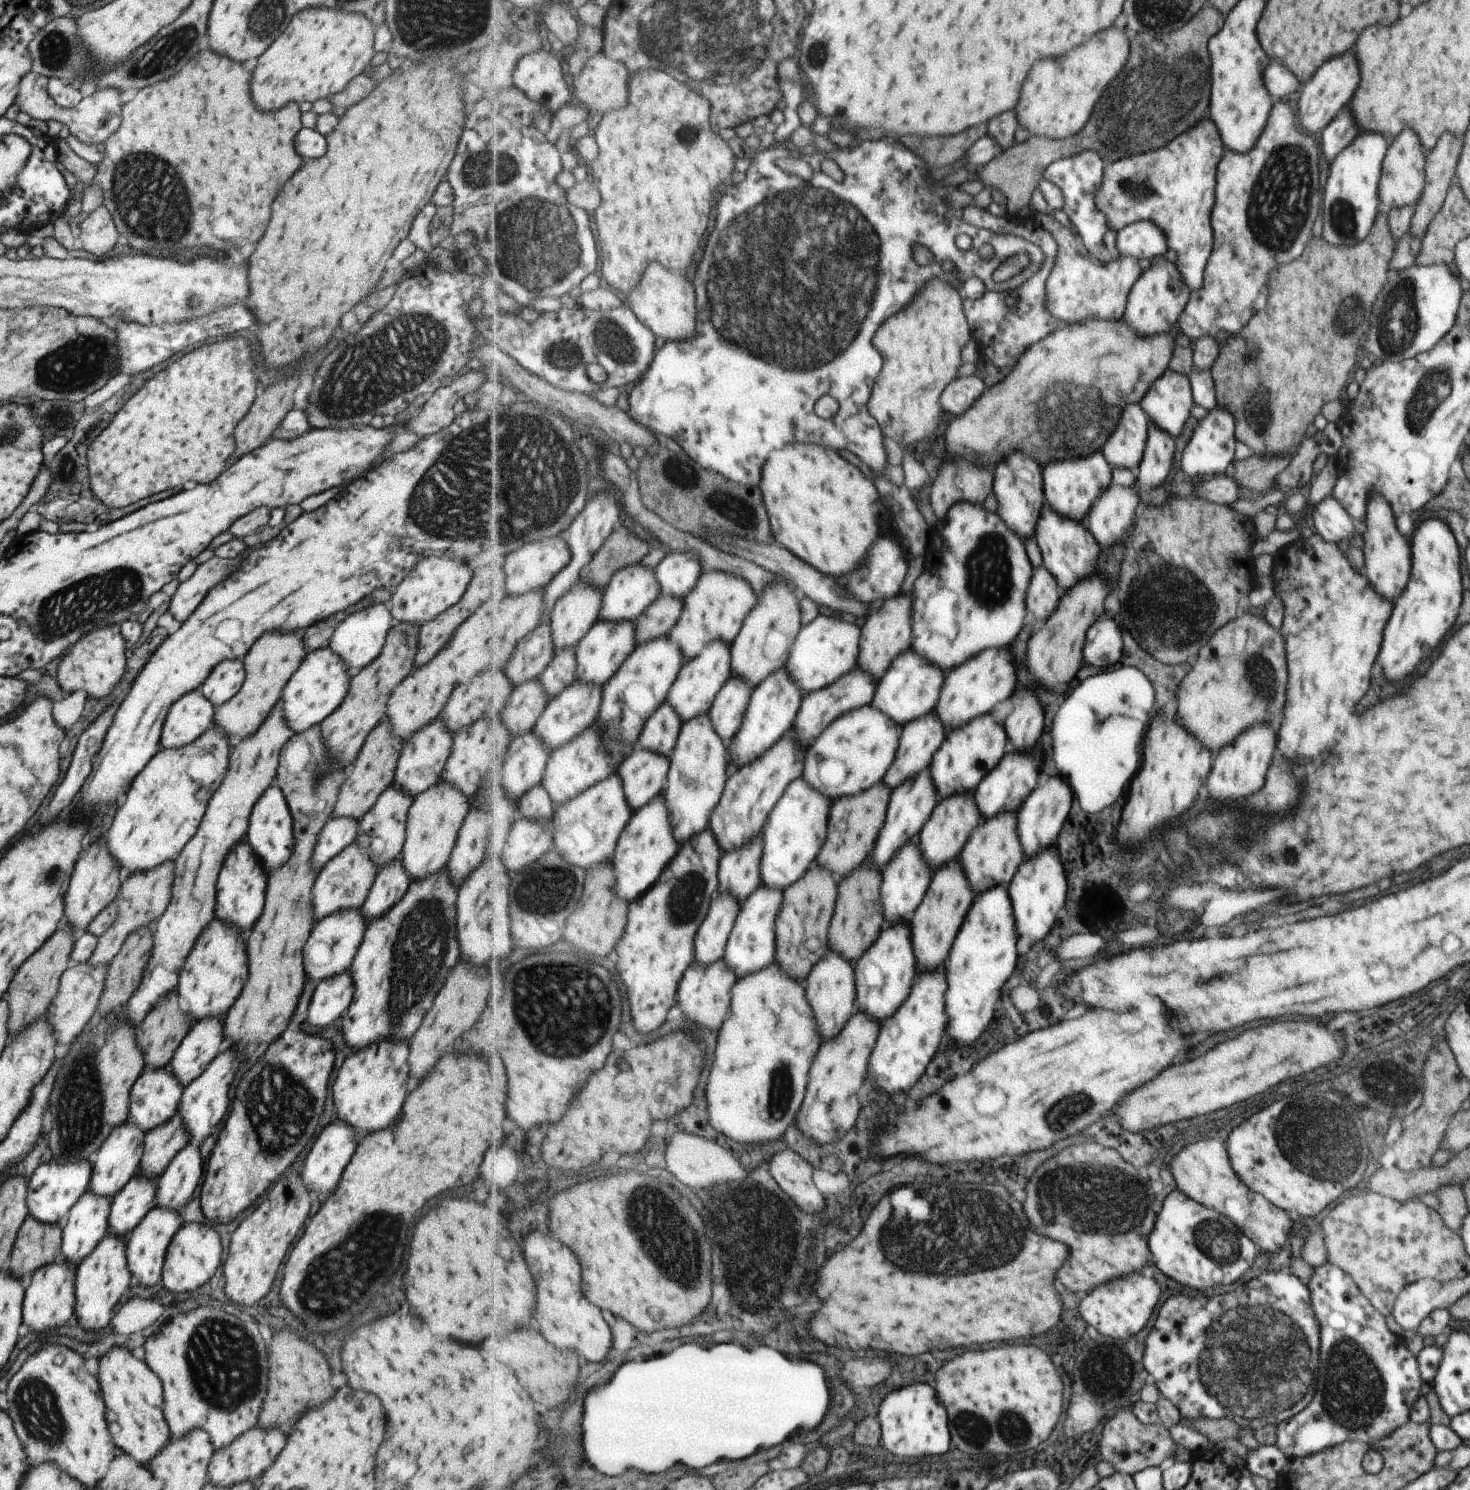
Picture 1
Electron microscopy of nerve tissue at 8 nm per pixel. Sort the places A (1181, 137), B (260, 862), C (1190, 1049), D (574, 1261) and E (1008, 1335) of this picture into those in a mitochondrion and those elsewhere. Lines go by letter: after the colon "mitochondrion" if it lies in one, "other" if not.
A: mitochondrion
B: other
C: other
D: other
E: other

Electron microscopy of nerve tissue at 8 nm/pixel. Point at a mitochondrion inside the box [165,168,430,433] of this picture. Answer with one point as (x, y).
(196, 302)

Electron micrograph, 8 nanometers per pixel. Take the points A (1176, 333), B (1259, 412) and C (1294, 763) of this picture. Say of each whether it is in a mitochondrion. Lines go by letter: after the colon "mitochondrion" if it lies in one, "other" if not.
A: other
B: mitochondrion
C: other

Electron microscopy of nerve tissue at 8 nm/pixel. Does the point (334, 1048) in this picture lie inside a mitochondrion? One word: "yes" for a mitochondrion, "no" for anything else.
no

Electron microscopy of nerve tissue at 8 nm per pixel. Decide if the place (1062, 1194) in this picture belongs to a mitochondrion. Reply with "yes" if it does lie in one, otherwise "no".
yes

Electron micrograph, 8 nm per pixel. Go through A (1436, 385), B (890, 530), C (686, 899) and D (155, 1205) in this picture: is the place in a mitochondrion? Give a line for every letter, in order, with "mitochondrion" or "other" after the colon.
A: mitochondrion
B: other
C: mitochondrion
D: other

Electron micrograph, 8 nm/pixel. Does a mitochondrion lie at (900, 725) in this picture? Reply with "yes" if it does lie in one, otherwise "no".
no

